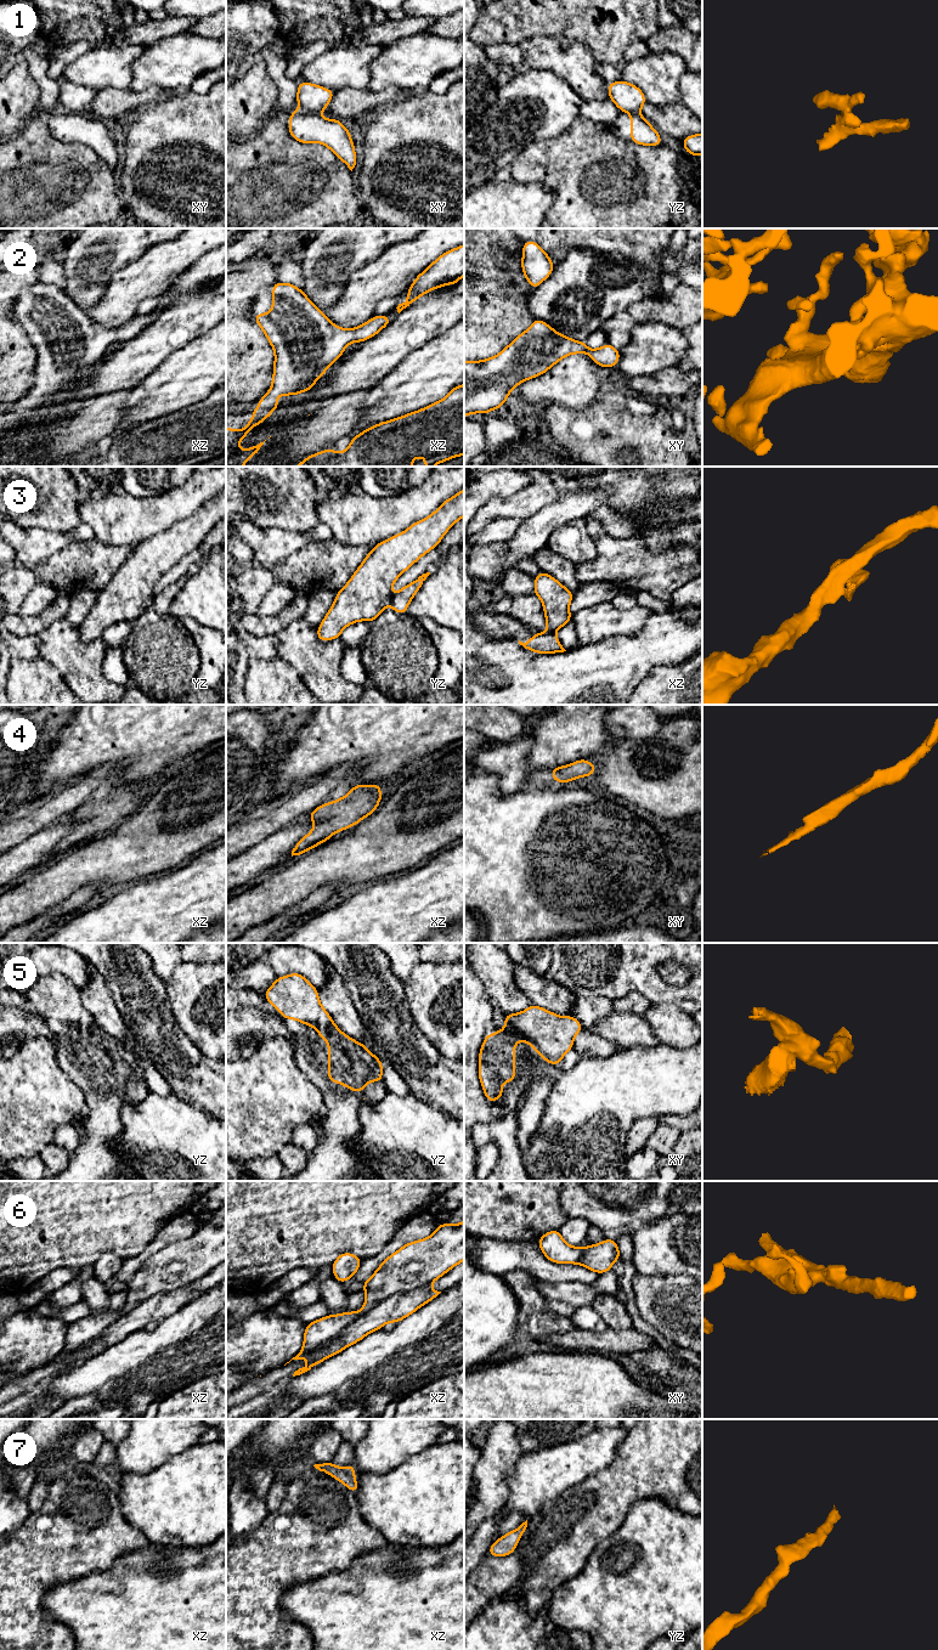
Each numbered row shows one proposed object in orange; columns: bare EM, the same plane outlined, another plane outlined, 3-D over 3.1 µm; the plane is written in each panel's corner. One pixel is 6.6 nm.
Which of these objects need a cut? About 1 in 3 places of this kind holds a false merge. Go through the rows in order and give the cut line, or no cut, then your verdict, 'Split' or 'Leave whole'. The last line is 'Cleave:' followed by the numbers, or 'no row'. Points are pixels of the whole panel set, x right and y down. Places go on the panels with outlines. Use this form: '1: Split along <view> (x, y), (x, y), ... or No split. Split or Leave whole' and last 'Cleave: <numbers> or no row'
1: Split along xy (300, 109), (318, 114). Split
2: No split. Leave whole
3: Split along yz (391, 595), (389, 603). Split
4: No split. Leave whole
5: Split along xy (504, 1027), (512, 1027), (525, 1040). Split
6: Split along xz (429, 1283), (386, 1297), (329, 1339), (301, 1351). Split
7: No split. Leave whole
Cleave: 1, 3, 5, 6

